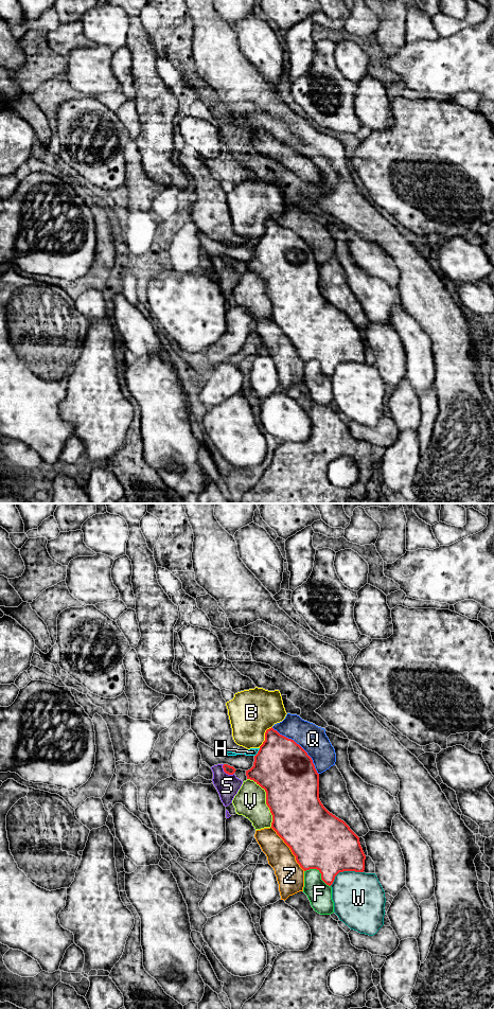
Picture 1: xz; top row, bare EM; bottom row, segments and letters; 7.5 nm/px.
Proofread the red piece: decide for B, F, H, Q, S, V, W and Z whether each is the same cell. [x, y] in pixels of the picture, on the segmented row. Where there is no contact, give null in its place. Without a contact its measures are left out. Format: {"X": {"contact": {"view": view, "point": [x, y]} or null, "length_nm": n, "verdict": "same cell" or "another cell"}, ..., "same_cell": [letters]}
{"B": {"contact": {"view": "xz", "point": [265, 737]}, "length_nm": 190, "verdict": "another cell"}, "F": {"contact": {"view": "xz", "point": [319, 871]}, "length_nm": 240, "verdict": "another cell"}, "H": {"contact": {"view": "xz", "point": [258, 753]}, "length_nm": 80, "verdict": "another cell"}, "Q": {"contact": {"view": "xz", "point": [300, 746]}, "length_nm": 500, "verdict": "another cell"}, "S": {"contact": {"view": "xz", "point": [226, 773]}, "length_nm": 120, "verdict": "another cell"}, "V": {"contact": {"view": "xz", "point": [266, 799]}, "length_nm": 420, "verdict": "another cell"}, "W": {"contact": {"view": "xz", "point": [345, 870]}, "length_nm": 280, "verdict": "another cell"}, "Z": {"contact": {"view": "xz", "point": [290, 849]}, "length_nm": 420, "verdict": "another cell"}, "same_cell": []}

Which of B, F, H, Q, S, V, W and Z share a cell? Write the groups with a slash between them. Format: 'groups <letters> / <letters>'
groups B / F / H / Q / S / V / W / Z

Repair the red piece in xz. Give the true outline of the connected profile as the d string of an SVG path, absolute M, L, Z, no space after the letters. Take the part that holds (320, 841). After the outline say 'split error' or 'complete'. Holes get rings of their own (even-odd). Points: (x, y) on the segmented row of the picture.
M272 727L267 729L265 741L254 756L253 766L246 771L246 776L265 790L266 804L272 815L271 828L290 848L304 871L317 869L329 886L339 872L364 872L366 855L359 837L321 803L319 774L312 758L299 744Z; complete

